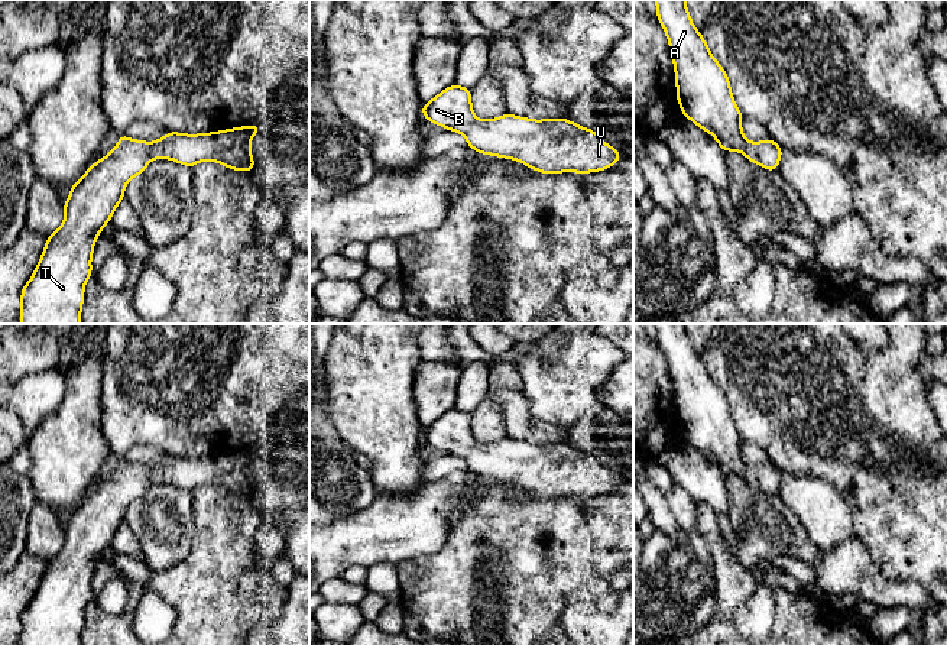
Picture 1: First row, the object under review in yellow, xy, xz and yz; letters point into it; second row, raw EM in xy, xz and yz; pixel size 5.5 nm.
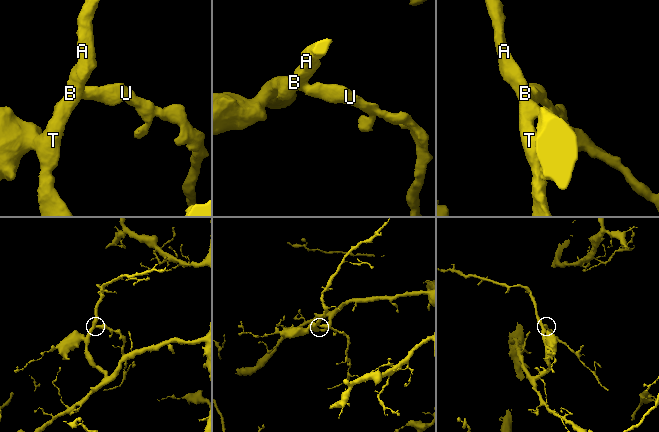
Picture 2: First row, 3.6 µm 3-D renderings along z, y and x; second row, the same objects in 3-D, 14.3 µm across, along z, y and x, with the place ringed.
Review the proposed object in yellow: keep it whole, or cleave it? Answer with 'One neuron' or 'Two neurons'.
One neuron

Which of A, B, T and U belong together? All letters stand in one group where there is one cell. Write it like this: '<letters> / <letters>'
A B T U

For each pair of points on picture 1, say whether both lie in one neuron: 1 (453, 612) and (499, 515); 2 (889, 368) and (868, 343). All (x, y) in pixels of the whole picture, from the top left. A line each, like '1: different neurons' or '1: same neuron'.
1: same neuron
2: different neurons

